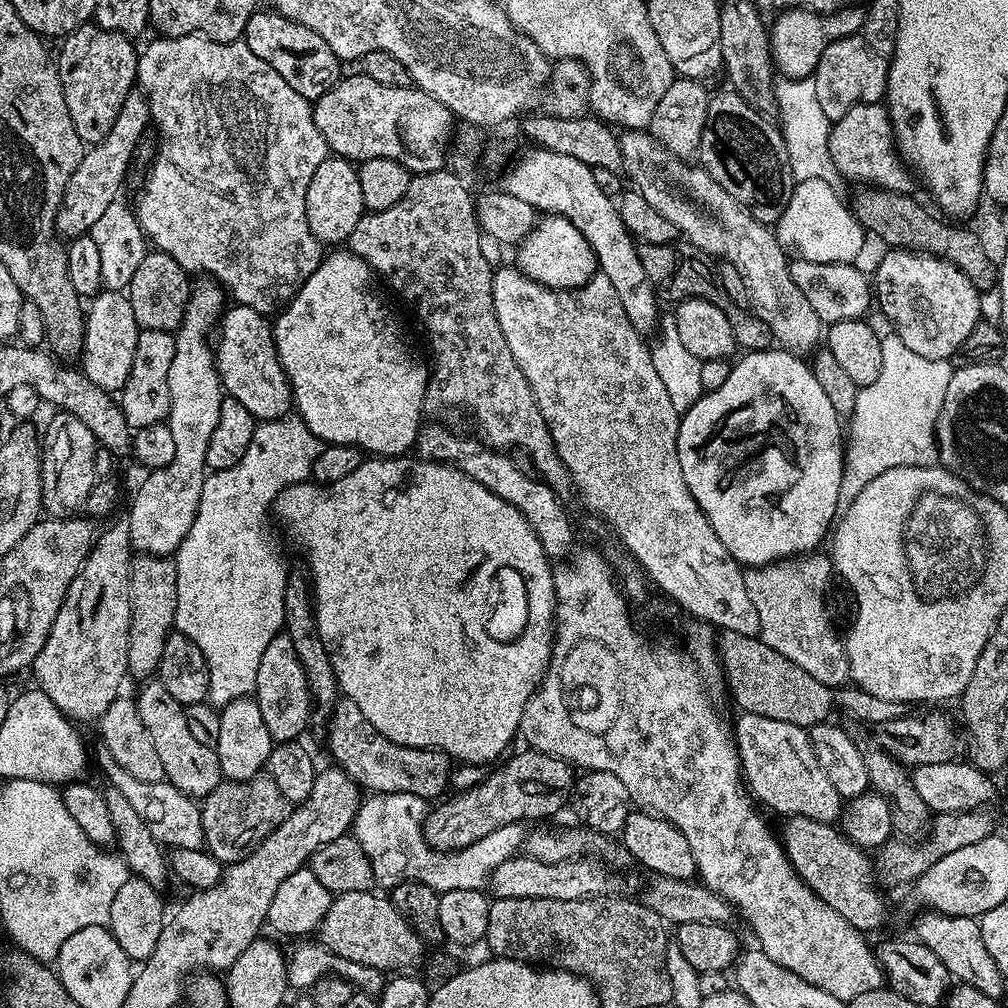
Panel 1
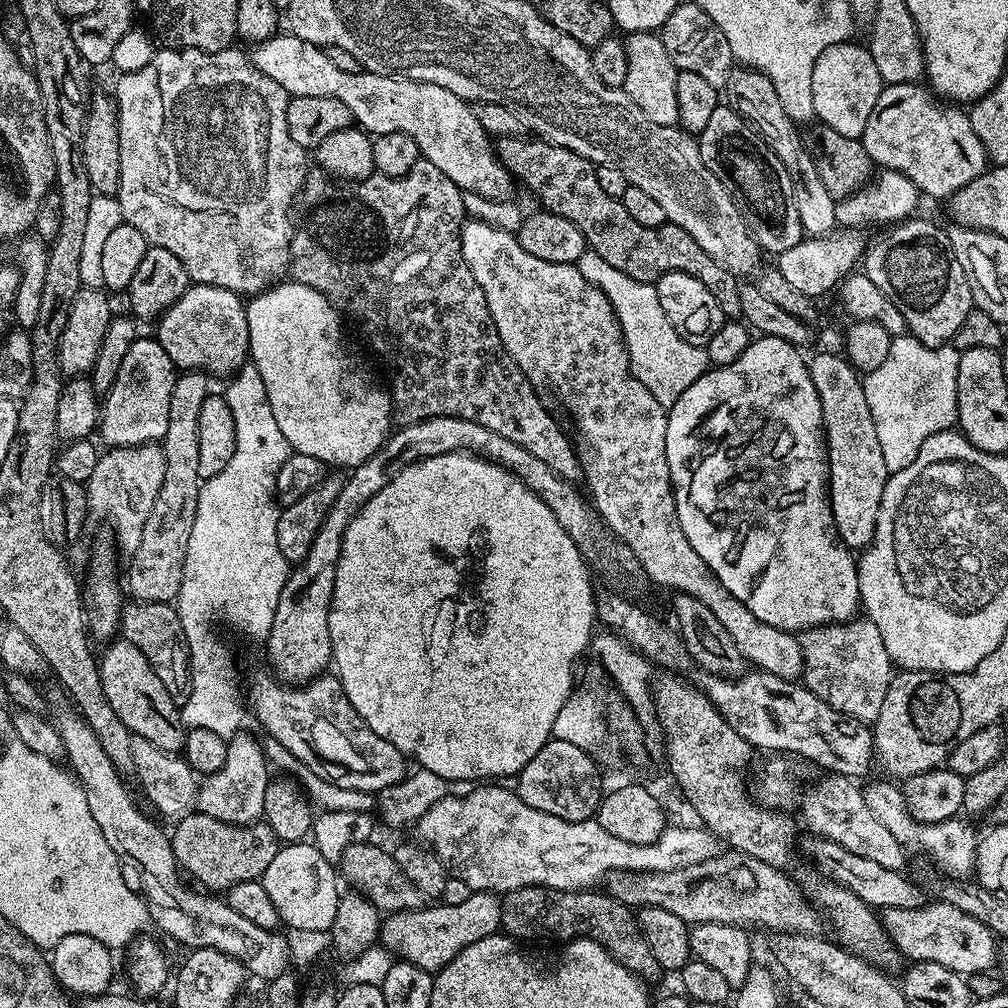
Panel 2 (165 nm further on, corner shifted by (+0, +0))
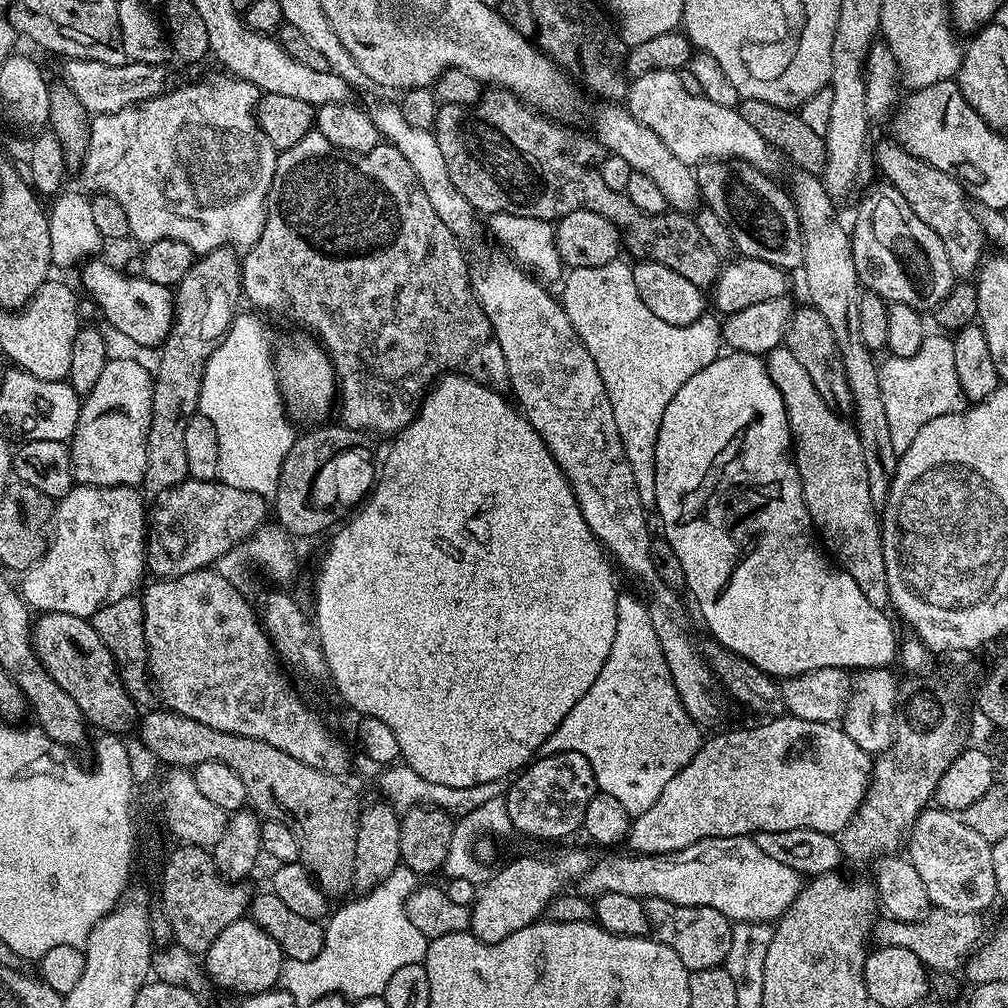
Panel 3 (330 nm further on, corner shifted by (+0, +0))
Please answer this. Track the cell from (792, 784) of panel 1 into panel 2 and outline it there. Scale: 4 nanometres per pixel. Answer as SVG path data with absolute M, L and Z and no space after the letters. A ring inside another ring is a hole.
M828 774L825 780L820 780L804 796L804 820L808 828L819 839L838 842L850 854L862 854L862 858L871 858L878 866L886 866L886 870L901 871L904 868L904 845L874 818L874 814L866 806L861 785L849 777L839 774Z

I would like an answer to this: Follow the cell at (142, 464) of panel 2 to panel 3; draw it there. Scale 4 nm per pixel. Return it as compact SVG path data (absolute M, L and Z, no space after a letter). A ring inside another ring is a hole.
M76 484L68 491L68 493L58 501L54 508L54 515L50 525L50 539L47 541L46 550L40 556L39 560L35 560L29 568L23 573L24 576L18 580L18 591L24 598L25 604L29 609L41 612L61 612L62 614L74 614L75 616L83 616L91 618L95 612L102 606L106 606L110 602L118 602L118 598L126 598L133 595L137 591L136 587L140 584L140 579L146 576L145 567L145 543L146 543L146 508L144 512L144 500L139 487L133 486L90 486L89 484Z

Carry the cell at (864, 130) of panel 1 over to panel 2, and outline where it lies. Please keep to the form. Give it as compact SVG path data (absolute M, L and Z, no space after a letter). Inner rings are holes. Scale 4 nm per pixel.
M920 82L887 85L882 94L878 94L878 103L874 105L874 110L870 110L870 119L866 122L862 137L866 154L872 159L873 165L905 175L925 197L950 197L962 190L962 186L974 182L974 178L981 176L990 164L988 151L982 146L982 138L974 134L968 112L960 108L963 107L945 106L935 92Z

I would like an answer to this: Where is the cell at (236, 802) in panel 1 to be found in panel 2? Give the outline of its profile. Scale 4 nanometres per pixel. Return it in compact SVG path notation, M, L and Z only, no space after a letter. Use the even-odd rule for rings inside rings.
M193 810L179 817L175 824L176 829L170 832L174 858L189 877L192 875L197 880L195 883L201 889L212 894L227 893L236 883L259 880L282 846L274 830L263 822L227 824Z

